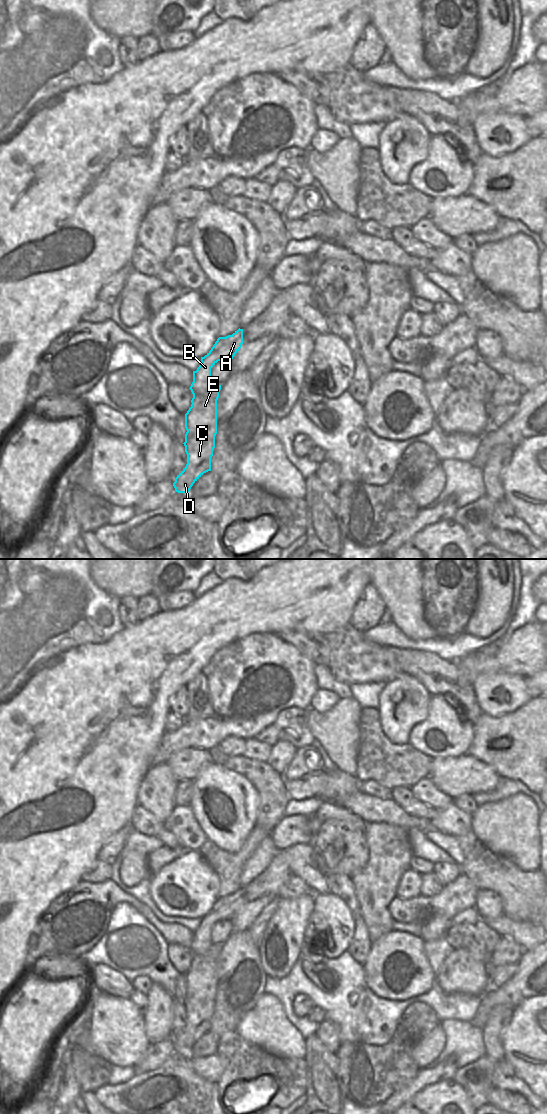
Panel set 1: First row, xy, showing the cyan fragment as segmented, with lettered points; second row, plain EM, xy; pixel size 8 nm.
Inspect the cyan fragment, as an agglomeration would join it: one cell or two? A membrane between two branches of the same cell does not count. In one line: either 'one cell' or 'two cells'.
two cells

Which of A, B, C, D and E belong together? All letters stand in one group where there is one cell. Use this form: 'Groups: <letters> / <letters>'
Groups: A B / C D E

